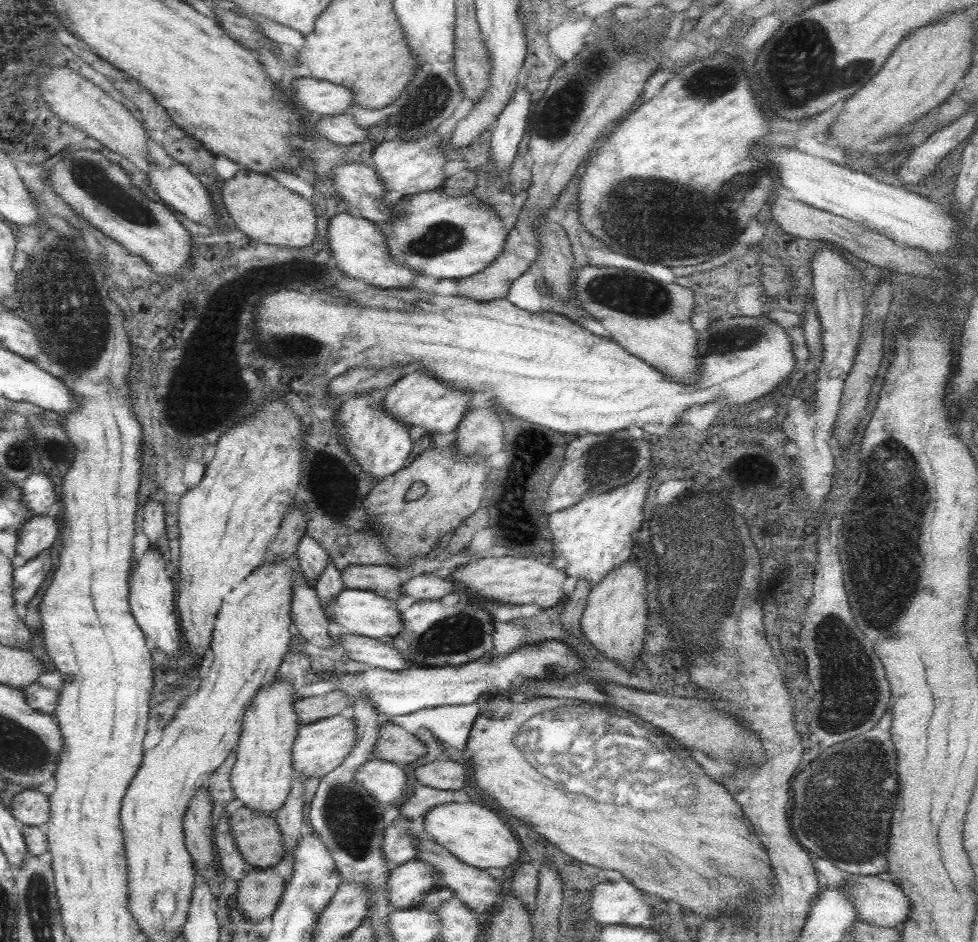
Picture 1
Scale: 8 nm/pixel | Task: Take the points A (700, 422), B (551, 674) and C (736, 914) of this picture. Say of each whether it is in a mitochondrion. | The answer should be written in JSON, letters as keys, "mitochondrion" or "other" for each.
{"A":"other","B":"other","C":"other"}

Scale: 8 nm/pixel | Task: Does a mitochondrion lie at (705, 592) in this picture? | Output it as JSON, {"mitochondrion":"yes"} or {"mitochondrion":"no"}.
{"mitochondrion":"yes"}

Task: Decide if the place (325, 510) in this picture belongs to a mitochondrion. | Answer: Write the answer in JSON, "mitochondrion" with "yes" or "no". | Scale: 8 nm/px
{"mitochondrion":"yes"}

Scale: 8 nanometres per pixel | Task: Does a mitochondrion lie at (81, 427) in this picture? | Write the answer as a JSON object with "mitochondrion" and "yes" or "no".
{"mitochondrion":"no"}

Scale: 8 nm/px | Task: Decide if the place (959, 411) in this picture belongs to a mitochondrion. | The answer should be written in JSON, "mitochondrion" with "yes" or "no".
{"mitochondrion":"no"}

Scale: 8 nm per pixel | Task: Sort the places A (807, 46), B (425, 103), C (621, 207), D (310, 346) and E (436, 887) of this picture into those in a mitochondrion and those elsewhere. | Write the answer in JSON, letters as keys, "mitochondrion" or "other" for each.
{"A":"mitochondrion","B":"mitochondrion","C":"mitochondrion","D":"mitochondrion","E":"other"}

